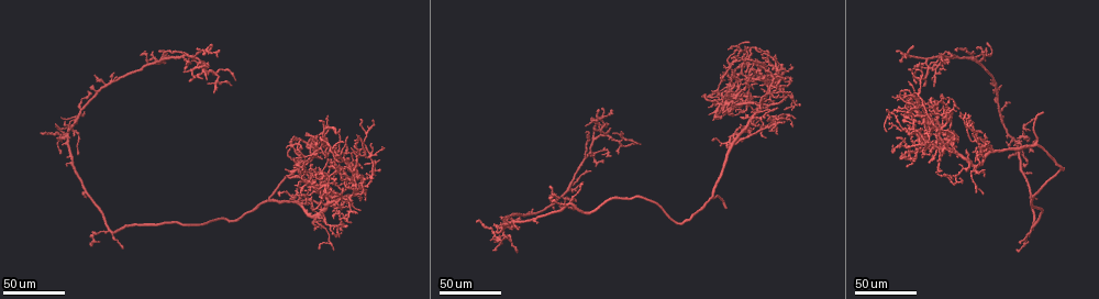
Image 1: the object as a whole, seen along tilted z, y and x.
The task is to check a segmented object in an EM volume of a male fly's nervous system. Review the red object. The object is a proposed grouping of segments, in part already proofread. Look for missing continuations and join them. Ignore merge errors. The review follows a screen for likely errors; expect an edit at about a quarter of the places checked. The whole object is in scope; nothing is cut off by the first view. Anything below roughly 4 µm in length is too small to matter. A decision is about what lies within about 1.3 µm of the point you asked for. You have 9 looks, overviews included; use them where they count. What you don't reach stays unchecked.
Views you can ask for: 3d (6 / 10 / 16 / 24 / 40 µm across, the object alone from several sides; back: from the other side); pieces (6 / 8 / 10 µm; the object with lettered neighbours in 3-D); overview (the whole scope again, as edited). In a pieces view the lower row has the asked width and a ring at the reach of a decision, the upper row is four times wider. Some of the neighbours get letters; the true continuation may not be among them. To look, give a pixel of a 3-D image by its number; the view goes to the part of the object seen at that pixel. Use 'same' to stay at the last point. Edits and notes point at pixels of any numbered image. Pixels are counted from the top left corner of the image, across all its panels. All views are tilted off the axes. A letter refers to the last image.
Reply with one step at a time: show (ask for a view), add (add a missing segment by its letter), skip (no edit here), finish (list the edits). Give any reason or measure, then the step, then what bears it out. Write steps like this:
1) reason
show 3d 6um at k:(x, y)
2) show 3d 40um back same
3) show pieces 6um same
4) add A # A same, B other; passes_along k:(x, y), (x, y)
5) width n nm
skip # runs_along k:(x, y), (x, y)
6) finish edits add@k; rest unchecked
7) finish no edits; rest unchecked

an open end
show 3d 24um at 1:(620, 153)

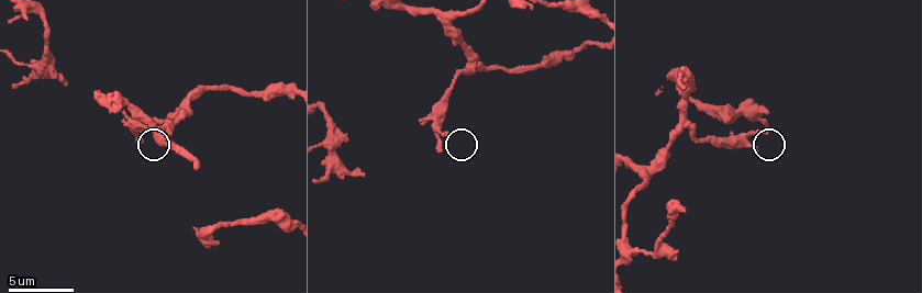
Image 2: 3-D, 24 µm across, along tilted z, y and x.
show pieces 6um at 2:(439, 148)

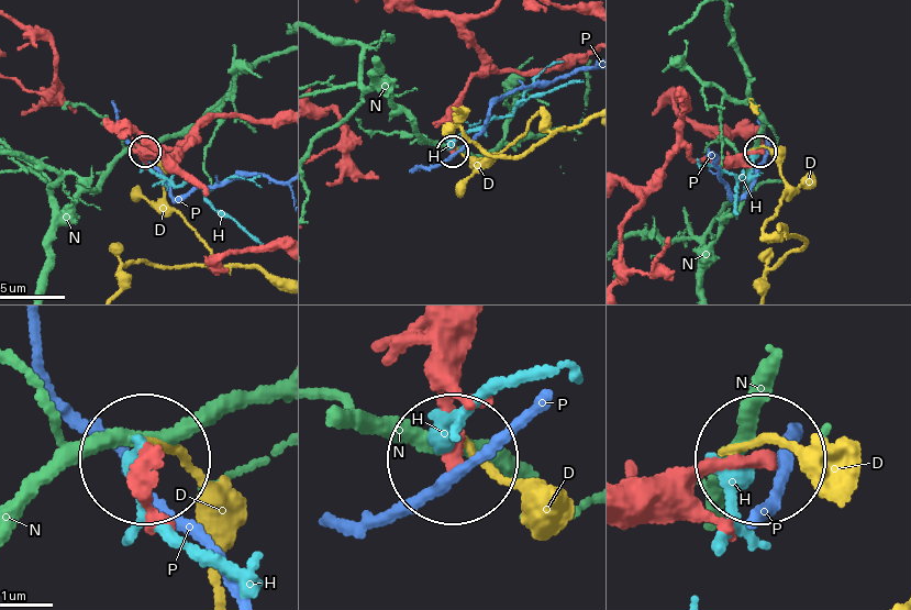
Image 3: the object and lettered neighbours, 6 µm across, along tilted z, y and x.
skip # D other, H other, N other, P other; runs_along 3:(465, 334), (457, 453); none of them fits

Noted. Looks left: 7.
an open end
show 3d 40um at 1:(989, 82)

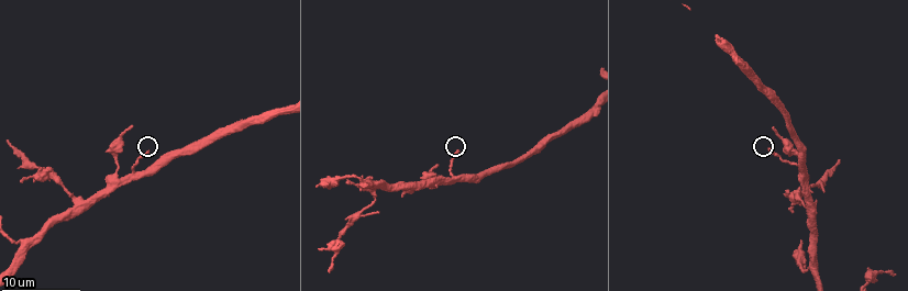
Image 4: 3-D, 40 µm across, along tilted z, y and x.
show pieces 8um at 4:(148, 150)

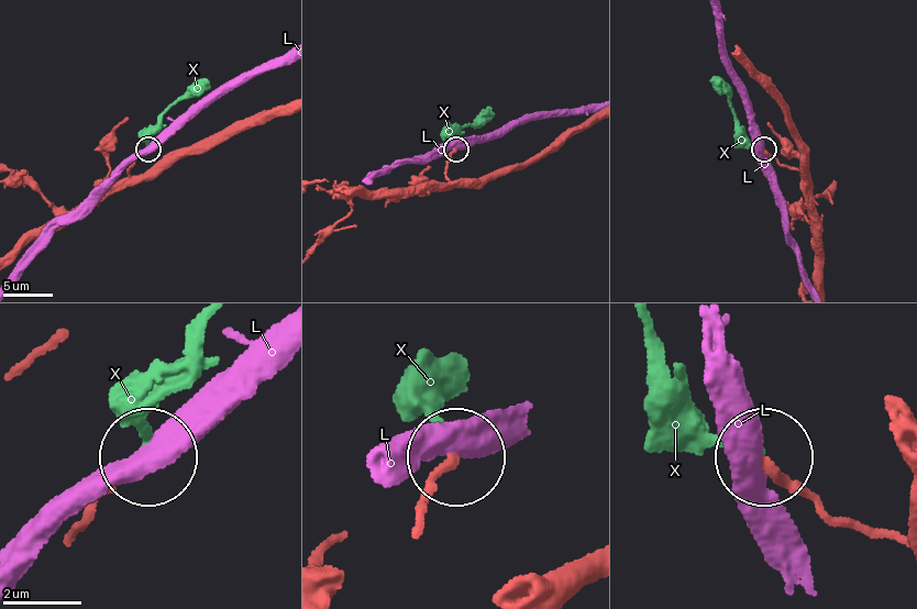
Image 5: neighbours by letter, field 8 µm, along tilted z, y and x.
width 210 nm
add X # L other, X same; passes_along 5:(785, 167), (749, 140), (726, 96), (710, 80); the neuron continues

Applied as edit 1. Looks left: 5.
free end
show 3d 40um at 1:(1033, 172)

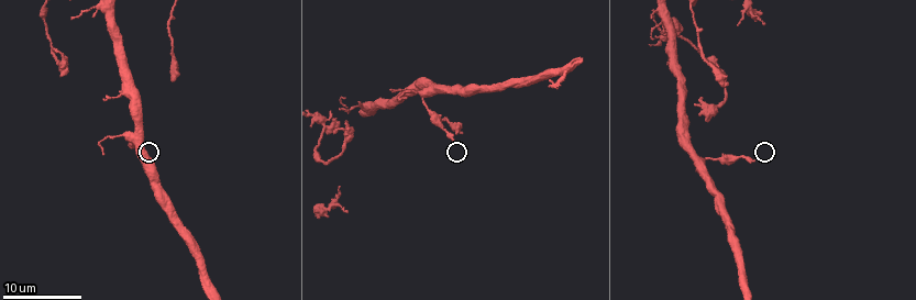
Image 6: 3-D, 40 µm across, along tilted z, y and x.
show pieces 10um at 6:(755, 159)

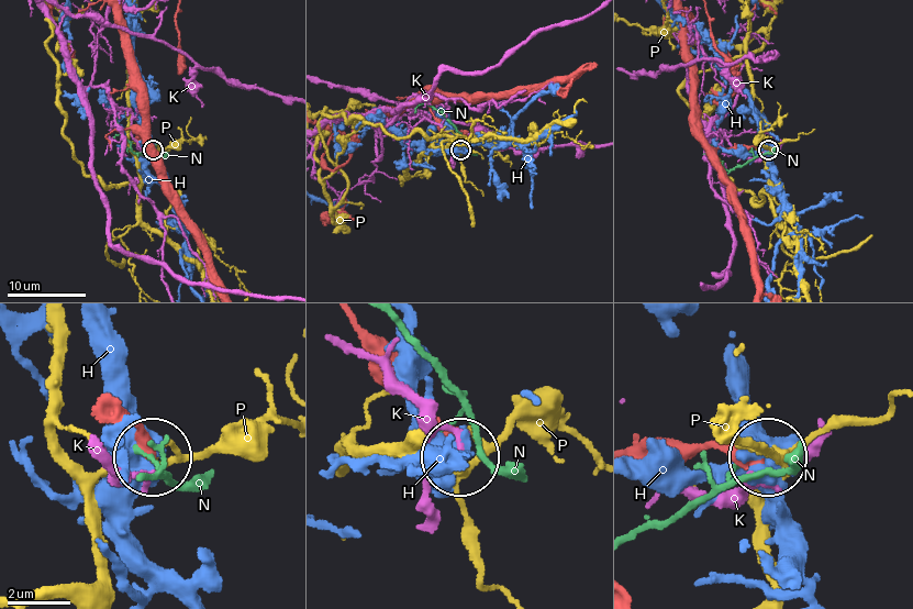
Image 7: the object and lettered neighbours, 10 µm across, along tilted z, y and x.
skip # H other, K other, N other, P other; none of them fits

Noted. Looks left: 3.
end of a long branch
show 3d 40um at 1:(726, 207)

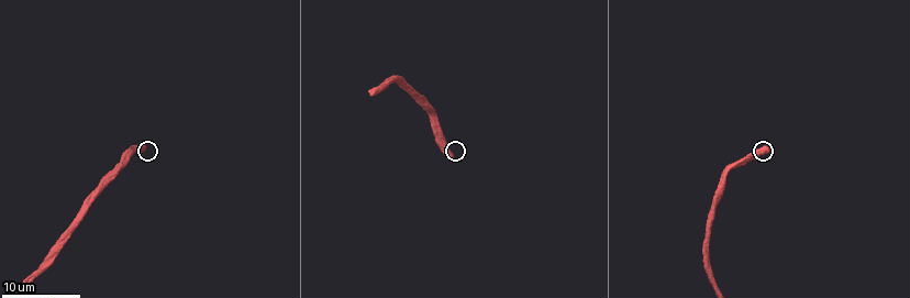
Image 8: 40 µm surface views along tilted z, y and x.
show pieces 10um at 8:(767, 147)

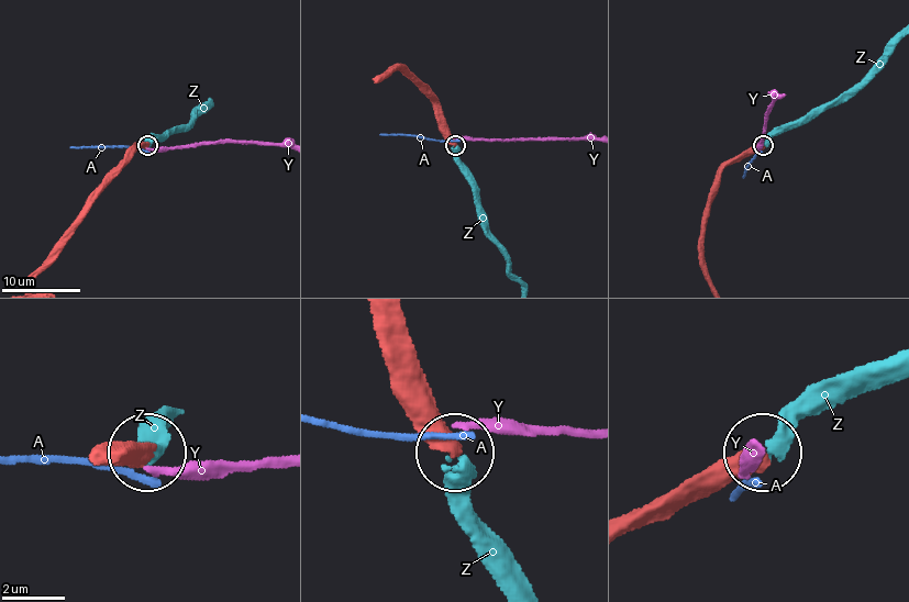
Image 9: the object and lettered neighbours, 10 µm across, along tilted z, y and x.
add Z # A other, Y other, Z same; passes_along 9:(408, 360), (421, 410), (446, 446), (484, 560), (500, 586); it goes on there

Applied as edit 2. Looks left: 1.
finish edits add@5, add@9; rest unchecked

